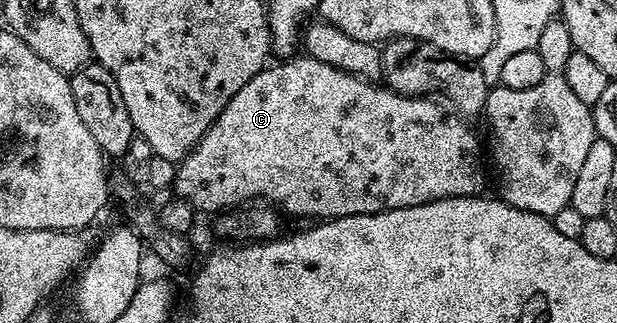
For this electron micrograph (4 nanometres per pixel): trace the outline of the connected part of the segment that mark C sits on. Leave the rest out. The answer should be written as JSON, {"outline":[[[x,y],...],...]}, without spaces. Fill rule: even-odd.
{"outline":[[[297,54],[283,62],[276,62],[266,66],[218,114],[218,118],[206,130],[204,137],[193,146],[192,151],[179,161],[174,168],[174,180],[176,176],[175,195],[179,199],[190,202],[197,213],[212,212],[219,214],[225,210],[231,210],[249,202],[267,202],[275,206],[285,217],[288,216],[313,216],[313,221],[323,222],[337,220],[343,216],[361,216],[362,214],[378,214],[386,210],[398,210],[410,206],[422,206],[426,202],[434,202],[451,196],[479,196],[484,189],[484,160],[480,157],[480,140],[467,128],[465,121],[459,115],[451,111],[444,112],[443,103],[435,104],[435,99],[421,98],[419,96],[403,96],[393,92],[387,86],[379,83],[363,80],[349,72],[338,70],[334,66],[326,66],[326,62],[318,62],[313,56]]]}

